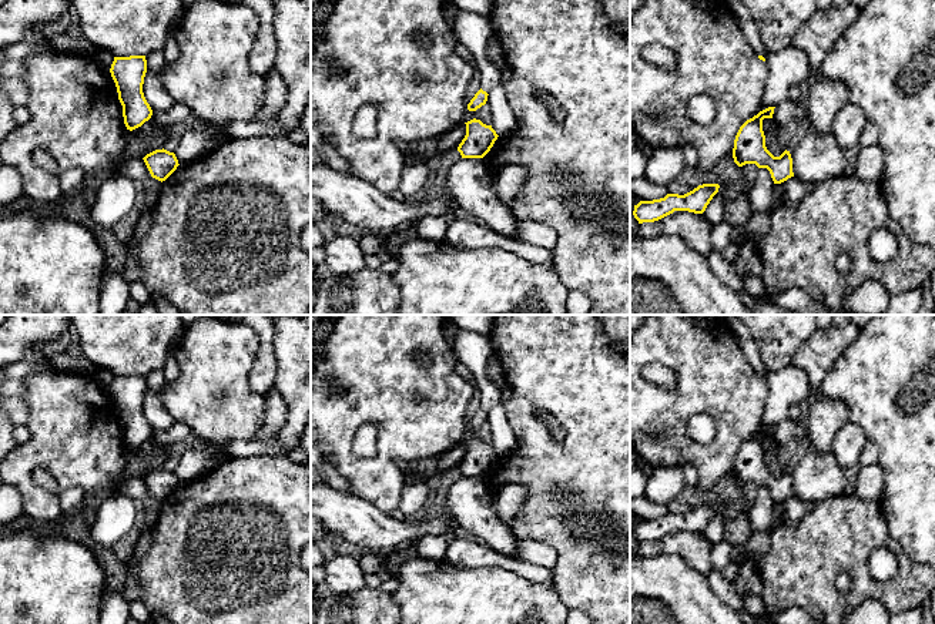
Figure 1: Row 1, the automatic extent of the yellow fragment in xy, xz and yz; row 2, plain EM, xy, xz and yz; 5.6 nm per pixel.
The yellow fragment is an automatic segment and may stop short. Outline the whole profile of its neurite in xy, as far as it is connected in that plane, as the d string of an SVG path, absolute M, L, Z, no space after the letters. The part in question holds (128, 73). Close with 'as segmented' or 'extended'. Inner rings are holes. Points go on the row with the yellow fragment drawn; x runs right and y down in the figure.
M145 56L114 57L110 73L123 105L124 124L127 130L133 131L153 115L143 93L147 73Z; as segmented

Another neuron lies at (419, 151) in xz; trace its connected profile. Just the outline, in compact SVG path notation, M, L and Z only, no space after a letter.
M435 138L410 142L408 144L408 148L402 152L406 165L428 162L436 154L438 140Z

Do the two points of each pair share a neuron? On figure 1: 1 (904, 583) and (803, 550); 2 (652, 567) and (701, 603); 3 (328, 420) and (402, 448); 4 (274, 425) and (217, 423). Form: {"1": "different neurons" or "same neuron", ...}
{"1": "same neuron", "2": "same neuron", "3": "same neuron", "4": "different neurons"}

